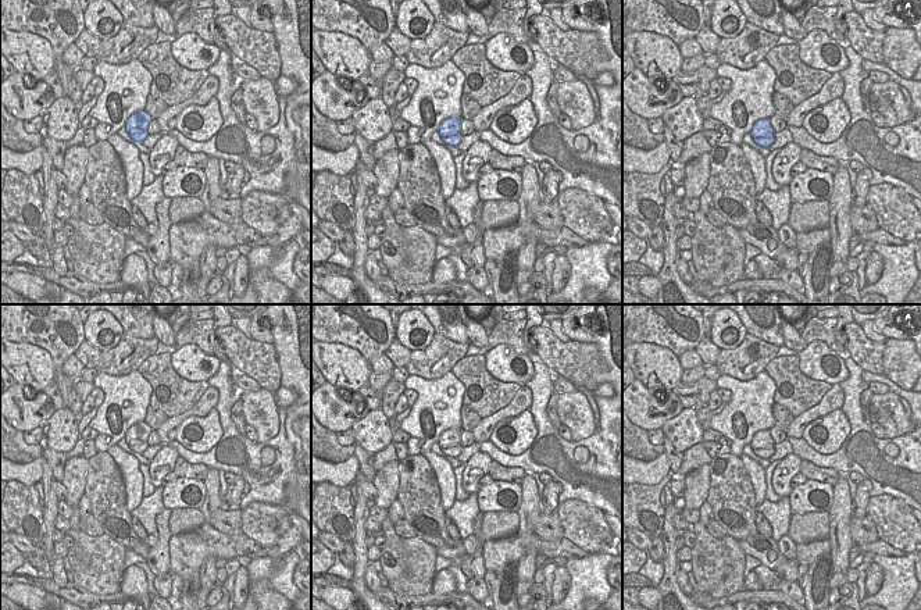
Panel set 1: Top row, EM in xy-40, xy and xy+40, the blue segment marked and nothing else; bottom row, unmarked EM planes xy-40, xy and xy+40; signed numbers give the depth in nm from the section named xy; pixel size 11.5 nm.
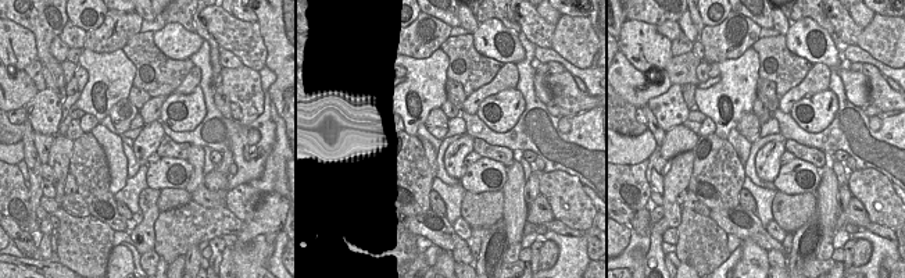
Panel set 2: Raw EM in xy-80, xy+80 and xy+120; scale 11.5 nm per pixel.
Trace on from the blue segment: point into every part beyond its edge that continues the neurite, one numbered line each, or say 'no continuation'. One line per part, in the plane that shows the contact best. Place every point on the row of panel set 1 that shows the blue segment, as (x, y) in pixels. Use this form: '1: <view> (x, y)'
no continuation

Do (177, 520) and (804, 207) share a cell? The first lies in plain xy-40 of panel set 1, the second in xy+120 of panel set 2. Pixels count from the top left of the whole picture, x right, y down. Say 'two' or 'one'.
one

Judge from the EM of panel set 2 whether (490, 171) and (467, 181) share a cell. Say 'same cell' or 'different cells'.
same cell

